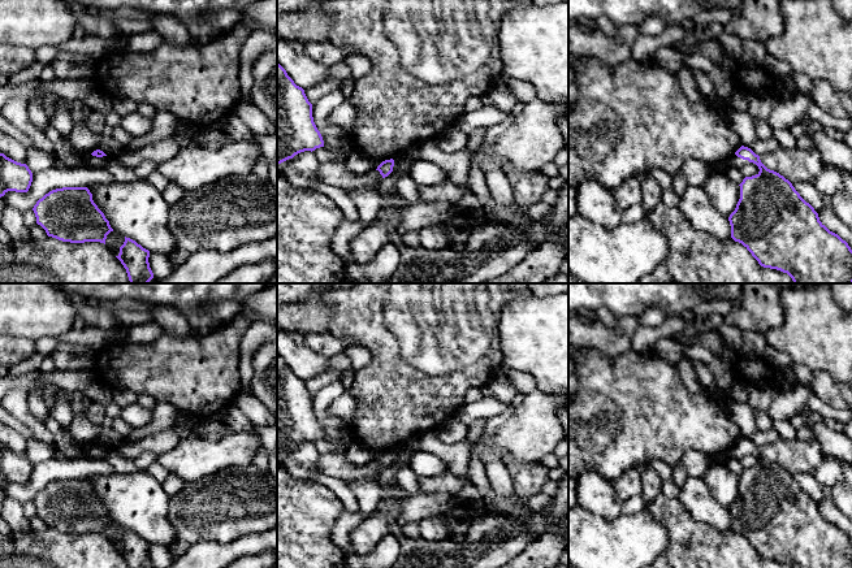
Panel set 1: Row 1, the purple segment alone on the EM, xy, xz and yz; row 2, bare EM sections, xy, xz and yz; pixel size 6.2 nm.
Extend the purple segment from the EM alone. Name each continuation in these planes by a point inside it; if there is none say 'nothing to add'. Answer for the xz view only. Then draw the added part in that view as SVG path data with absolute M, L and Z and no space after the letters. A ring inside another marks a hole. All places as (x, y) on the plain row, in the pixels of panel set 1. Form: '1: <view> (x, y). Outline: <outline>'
nothing to add

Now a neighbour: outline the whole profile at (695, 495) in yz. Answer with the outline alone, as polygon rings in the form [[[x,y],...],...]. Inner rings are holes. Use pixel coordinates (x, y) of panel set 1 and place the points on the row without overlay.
[[[688,476],[678,495],[692,517],[721,533],[731,530],[731,516],[712,495],[702,477]]]

